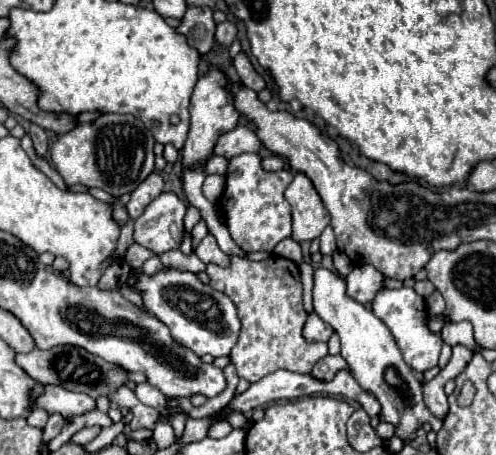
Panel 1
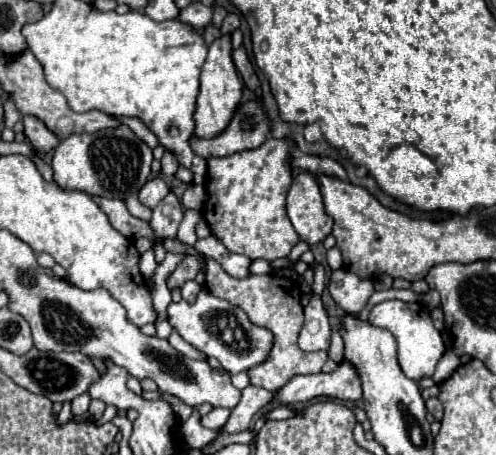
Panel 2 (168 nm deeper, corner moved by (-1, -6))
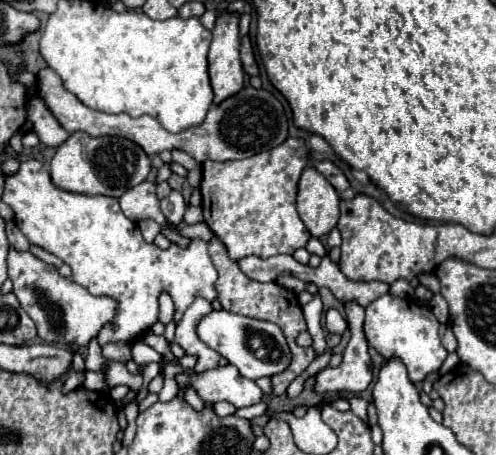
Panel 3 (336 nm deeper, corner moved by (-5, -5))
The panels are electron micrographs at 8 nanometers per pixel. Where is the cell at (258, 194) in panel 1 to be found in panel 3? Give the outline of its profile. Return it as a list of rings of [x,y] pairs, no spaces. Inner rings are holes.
[[[302,139],[284,141],[276,149],[252,155],[240,161],[204,161],[202,163],[202,209],[204,209],[204,223],[212,229],[212,233],[226,245],[228,257],[238,261],[250,255],[268,259],[280,253],[292,255],[296,249],[306,247],[310,235],[296,213],[296,195],[298,195],[298,179],[306,165],[308,149]]]

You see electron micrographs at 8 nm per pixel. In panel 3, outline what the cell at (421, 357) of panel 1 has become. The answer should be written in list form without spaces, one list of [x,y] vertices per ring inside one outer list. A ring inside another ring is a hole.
[[[386,293],[366,307],[364,331],[370,347],[376,349],[384,359],[400,359],[408,369],[408,379],[418,385],[428,373],[438,371],[448,355],[440,343],[438,325],[440,323],[428,305]]]

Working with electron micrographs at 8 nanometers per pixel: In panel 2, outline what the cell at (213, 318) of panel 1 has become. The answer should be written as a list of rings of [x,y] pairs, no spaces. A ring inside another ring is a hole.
[[[200,290],[194,302],[180,300],[170,302],[168,322],[172,328],[206,358],[216,358],[226,372],[244,372],[268,356],[268,346],[272,346],[272,334],[260,326],[252,326],[242,308],[232,306],[228,300],[212,296],[208,290]]]

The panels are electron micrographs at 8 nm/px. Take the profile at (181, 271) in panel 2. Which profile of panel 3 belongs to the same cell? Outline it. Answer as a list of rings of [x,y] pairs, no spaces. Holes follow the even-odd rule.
[[[36,159],[24,161],[16,175],[6,177],[6,187],[4,187],[2,199],[6,205],[10,205],[14,209],[16,225],[32,245],[38,245],[38,247],[54,253],[66,265],[70,265],[72,275],[74,275],[72,277],[74,283],[86,287],[92,295],[98,295],[98,297],[106,295],[118,303],[116,317],[110,323],[106,323],[98,333],[100,345],[118,343],[118,341],[132,343],[132,341],[140,339],[138,335],[150,331],[152,325],[158,321],[158,297],[160,297],[160,293],[168,293],[172,297],[174,307],[176,307],[176,311],[174,311],[176,323],[182,319],[184,311],[192,305],[192,301],[196,297],[204,297],[208,303],[212,303],[218,297],[216,287],[214,287],[218,273],[216,273],[212,259],[208,255],[206,241],[190,239],[188,247],[178,247],[176,243],[172,243],[168,249],[160,249],[154,243],[146,243],[142,239],[138,225],[122,213],[116,197],[106,197],[106,195],[90,197],[90,195],[62,191],[62,189],[54,187],[54,183],[50,181],[48,169]]]

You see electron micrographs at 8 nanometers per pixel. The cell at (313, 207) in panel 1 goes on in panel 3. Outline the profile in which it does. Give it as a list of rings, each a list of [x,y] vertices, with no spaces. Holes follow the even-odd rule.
[[[304,169],[298,183],[298,215],[312,237],[328,235],[340,217],[340,197],[336,189],[314,169]]]

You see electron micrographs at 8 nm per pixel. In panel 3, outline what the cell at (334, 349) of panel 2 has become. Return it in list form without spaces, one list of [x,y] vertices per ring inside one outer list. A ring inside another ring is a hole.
[[[328,309],[326,311],[326,329],[328,333],[344,333],[346,331],[346,321],[344,317],[338,313],[338,309]]]

